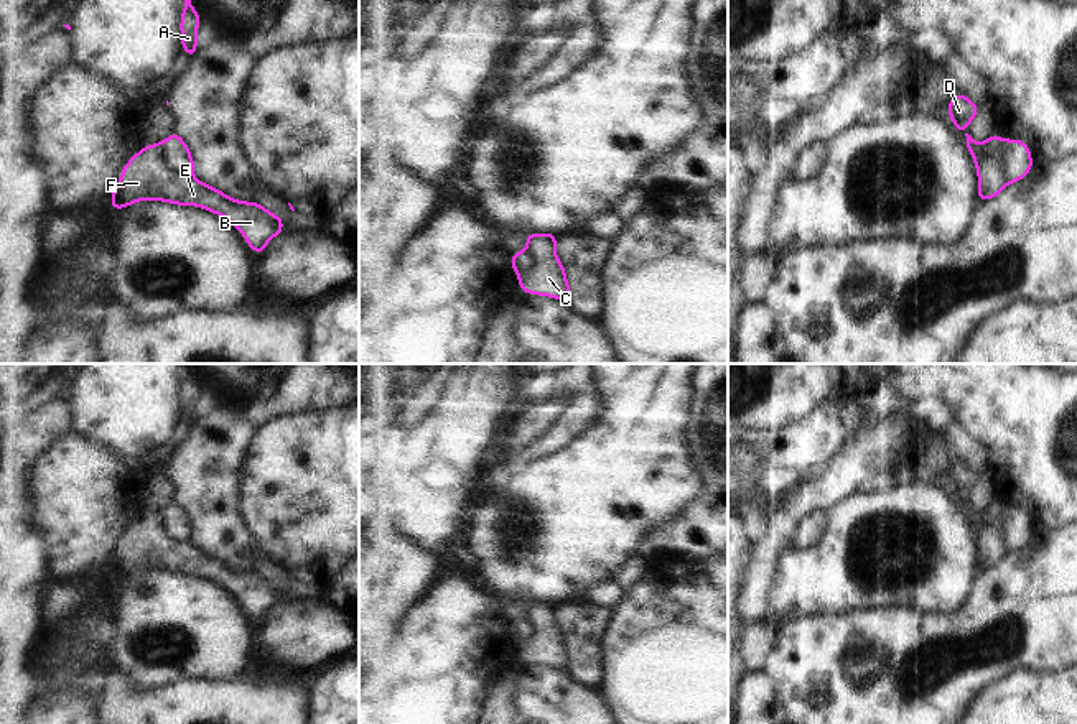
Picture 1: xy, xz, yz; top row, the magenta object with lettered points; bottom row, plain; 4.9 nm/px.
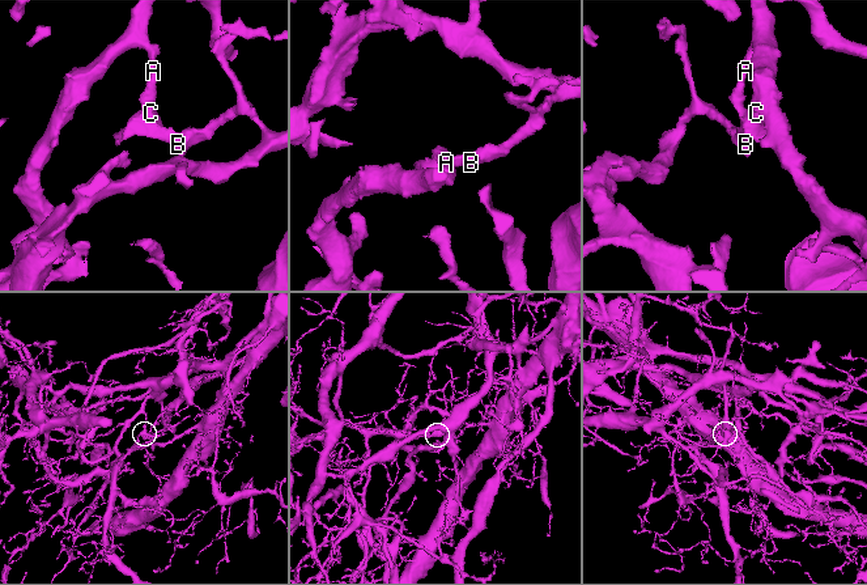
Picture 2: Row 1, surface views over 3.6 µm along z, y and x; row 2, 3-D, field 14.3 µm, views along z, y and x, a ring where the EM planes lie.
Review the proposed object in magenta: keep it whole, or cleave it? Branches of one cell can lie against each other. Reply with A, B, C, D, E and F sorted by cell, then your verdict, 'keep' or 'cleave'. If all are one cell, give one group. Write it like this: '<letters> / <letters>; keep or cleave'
A C D / B E F; cleave

